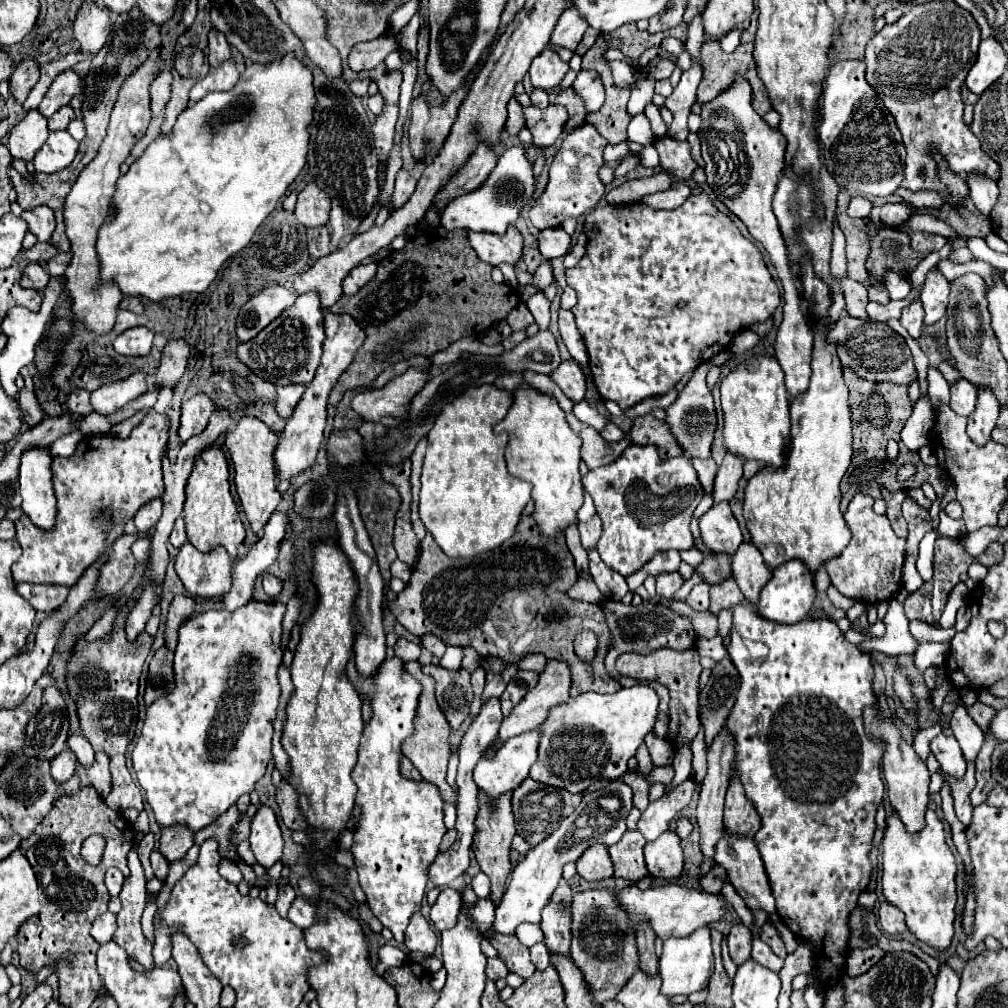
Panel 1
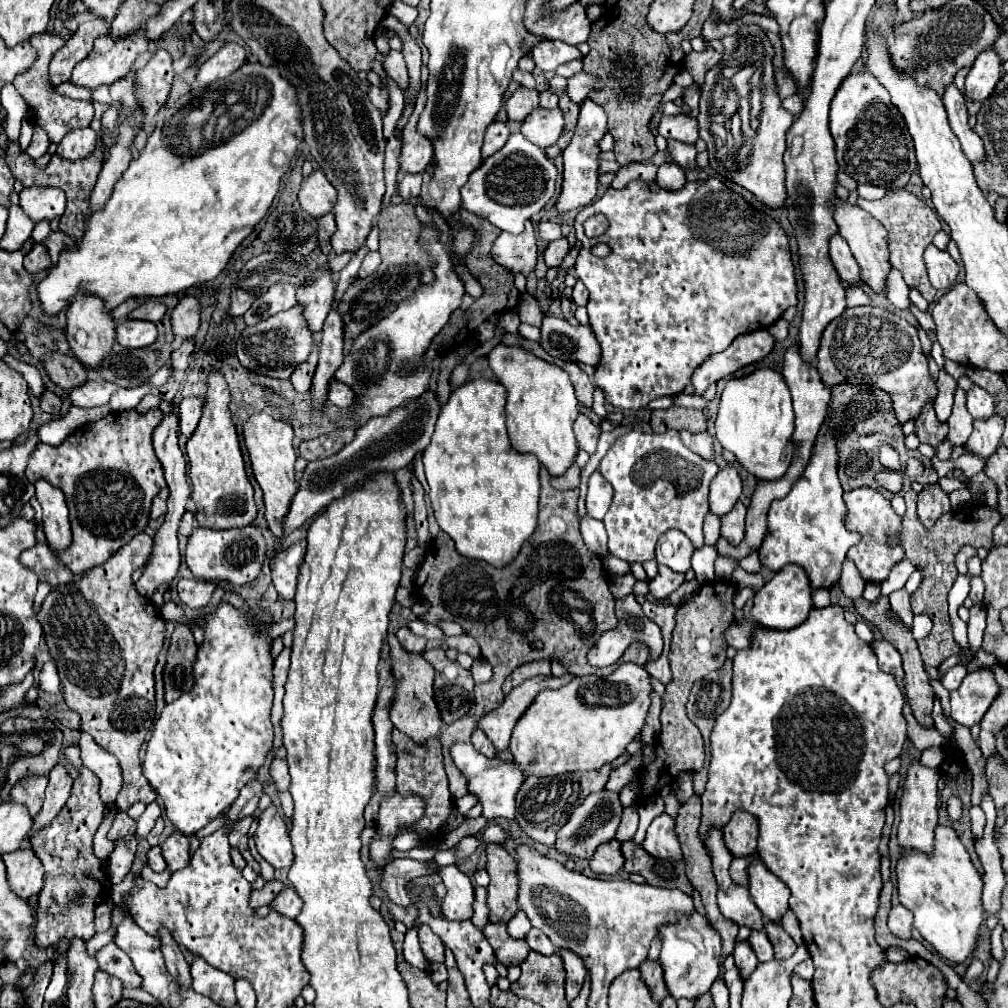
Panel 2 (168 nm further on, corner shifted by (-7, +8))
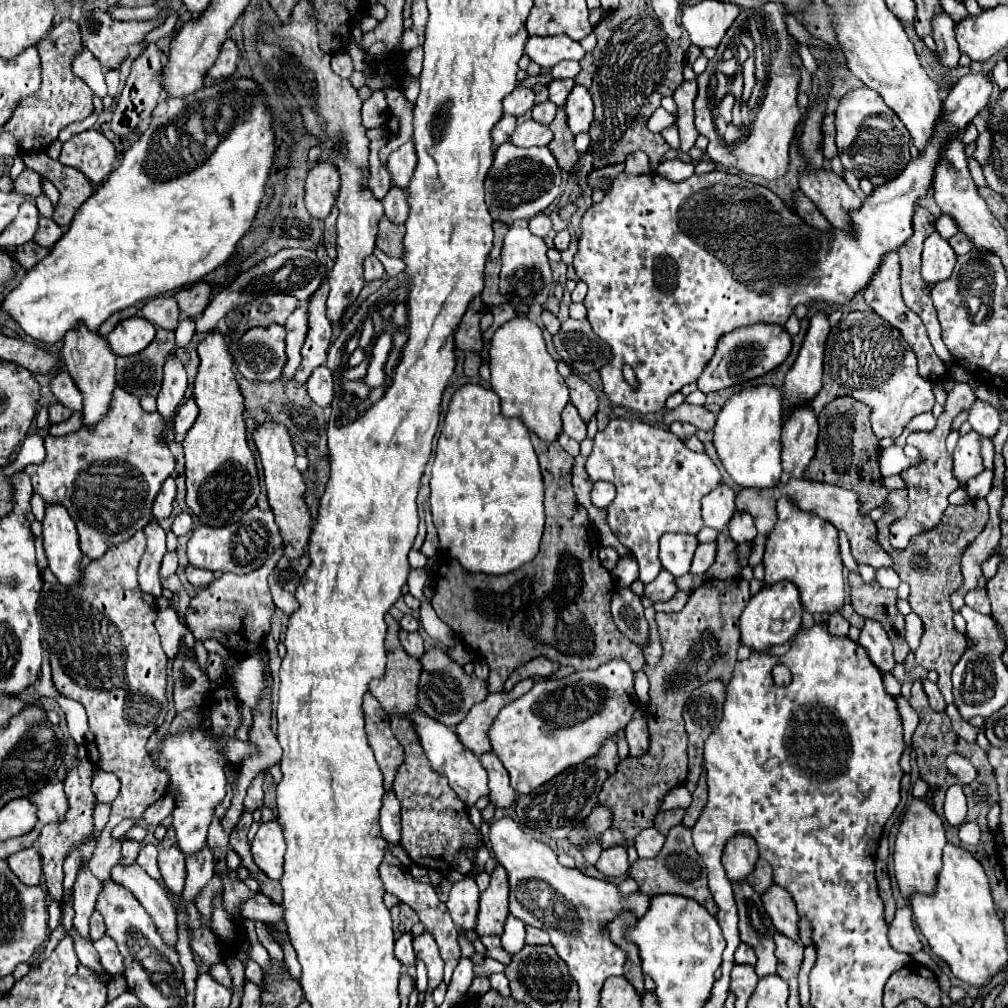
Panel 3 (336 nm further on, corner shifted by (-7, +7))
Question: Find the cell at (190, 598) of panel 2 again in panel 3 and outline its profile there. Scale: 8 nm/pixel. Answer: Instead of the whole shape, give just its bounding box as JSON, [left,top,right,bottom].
[187,563,215,587]

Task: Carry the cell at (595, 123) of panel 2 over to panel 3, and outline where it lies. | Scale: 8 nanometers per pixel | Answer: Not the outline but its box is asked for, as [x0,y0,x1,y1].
[563,85,593,133]

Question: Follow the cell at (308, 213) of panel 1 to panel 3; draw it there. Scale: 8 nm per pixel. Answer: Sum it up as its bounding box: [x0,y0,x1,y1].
[305,161,341,219]

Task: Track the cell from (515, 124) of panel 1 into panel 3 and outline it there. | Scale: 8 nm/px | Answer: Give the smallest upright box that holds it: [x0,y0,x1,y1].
[503,87,535,117]

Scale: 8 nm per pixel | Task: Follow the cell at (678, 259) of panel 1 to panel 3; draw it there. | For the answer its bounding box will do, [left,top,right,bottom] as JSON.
[573,73,991,413]

